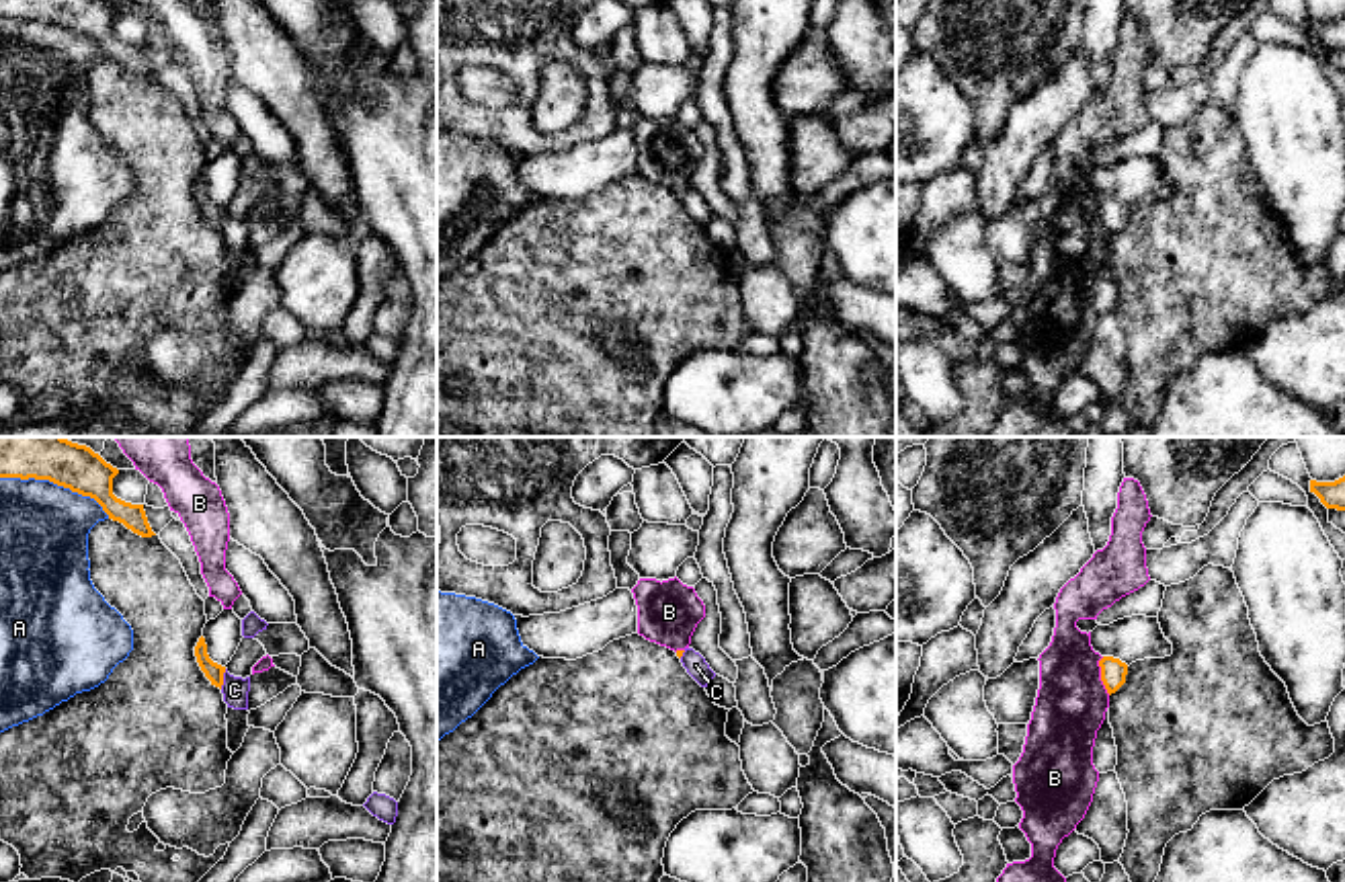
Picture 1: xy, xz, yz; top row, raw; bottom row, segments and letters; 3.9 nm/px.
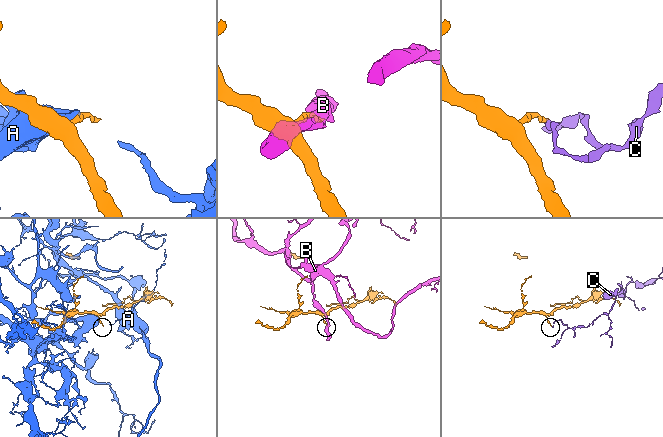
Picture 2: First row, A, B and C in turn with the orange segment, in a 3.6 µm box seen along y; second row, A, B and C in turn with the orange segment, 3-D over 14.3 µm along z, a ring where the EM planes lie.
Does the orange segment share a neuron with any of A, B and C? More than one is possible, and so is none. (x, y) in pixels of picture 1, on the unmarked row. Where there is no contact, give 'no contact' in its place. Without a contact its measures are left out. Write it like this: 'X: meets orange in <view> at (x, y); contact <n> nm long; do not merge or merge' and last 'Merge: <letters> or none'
A: meets orange in xy at (56, 23); contact 460 nm long; do not merge
B: meets orange in yz at (1102, 216); contact 160 nm long; do not merge
C: meets orange in xy at (222, 220); contact 80 nm long; do not merge
Merge: none

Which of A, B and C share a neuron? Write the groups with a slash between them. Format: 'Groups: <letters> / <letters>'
Groups: A / B / C

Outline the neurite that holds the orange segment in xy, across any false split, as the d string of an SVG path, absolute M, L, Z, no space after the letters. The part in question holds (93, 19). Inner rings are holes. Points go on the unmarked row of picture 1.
M0 0L0 18L49 21L82 37L94 39L109 59L123 64L141 78L156 76L144 45L131 45L113 35L117 8L105 0Z

